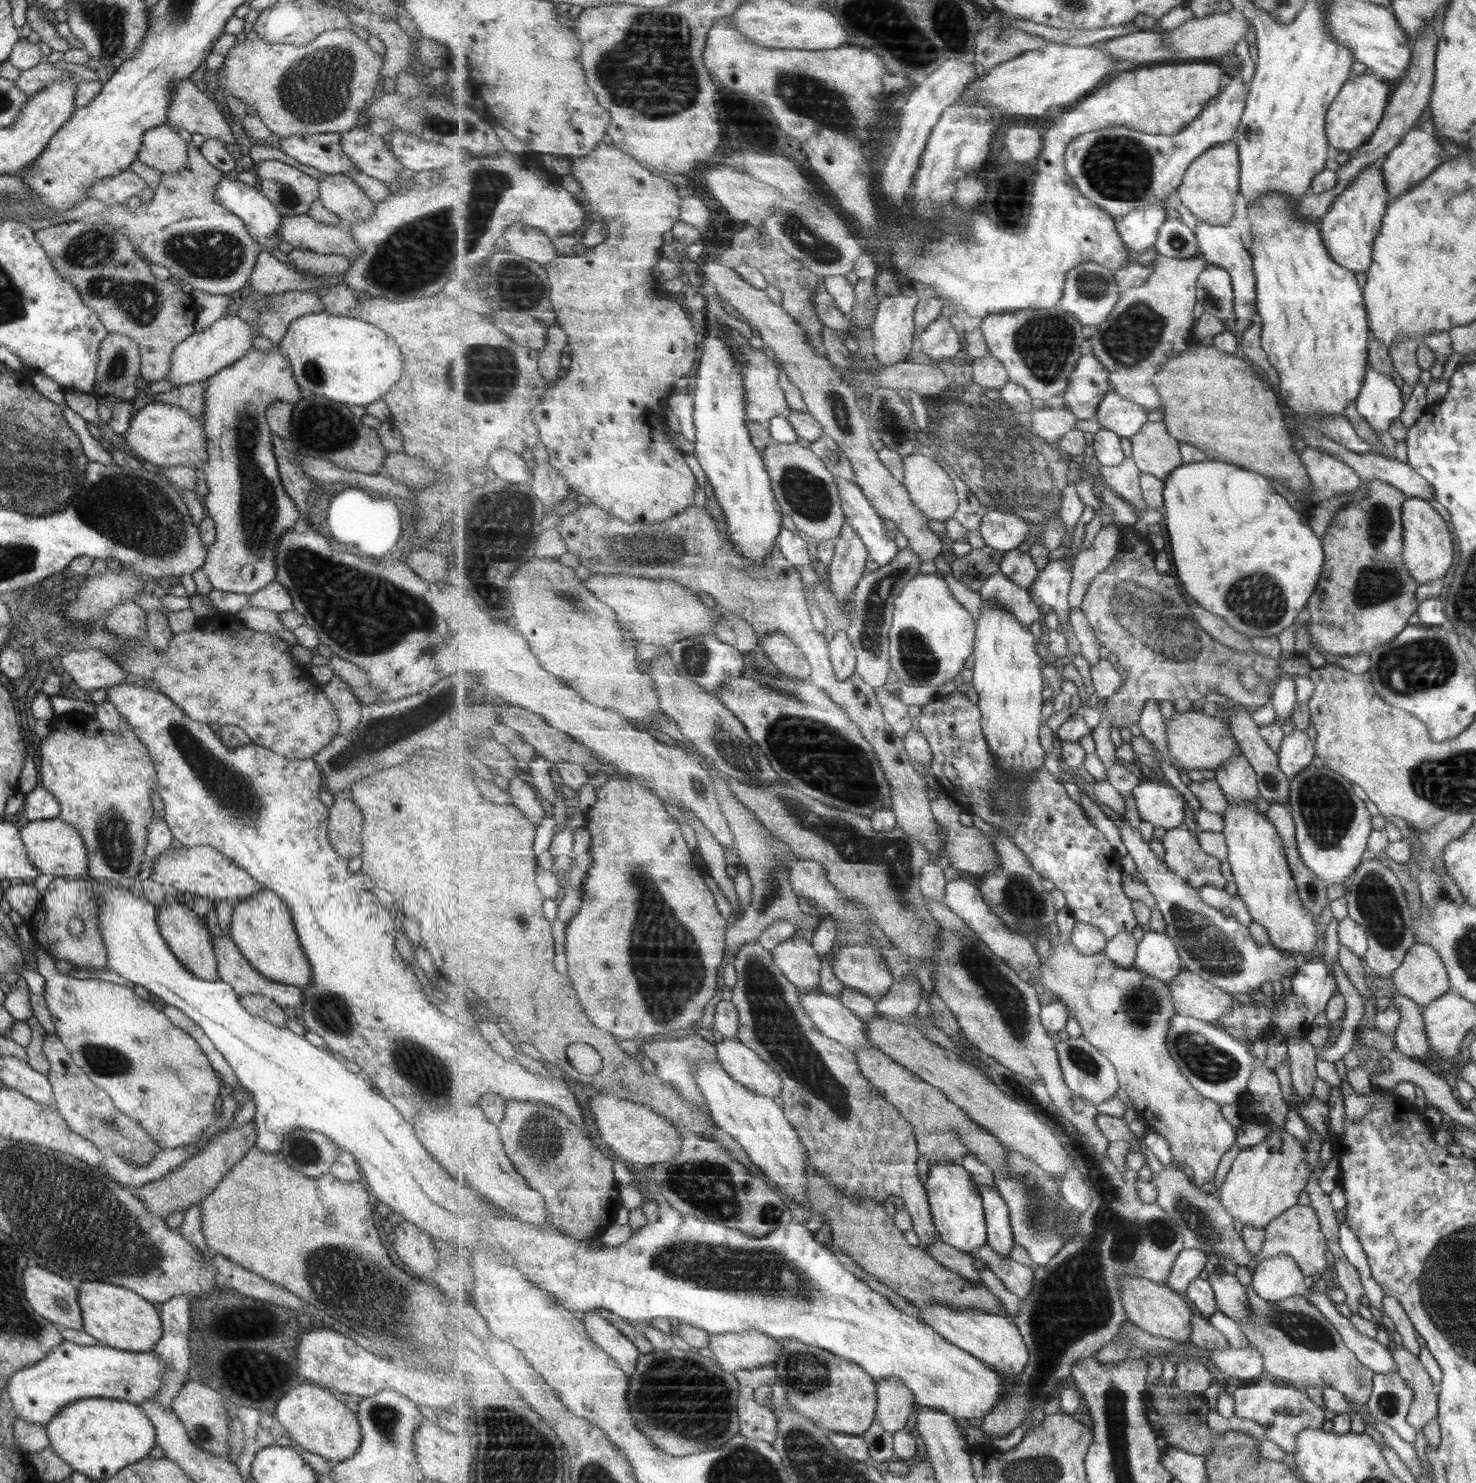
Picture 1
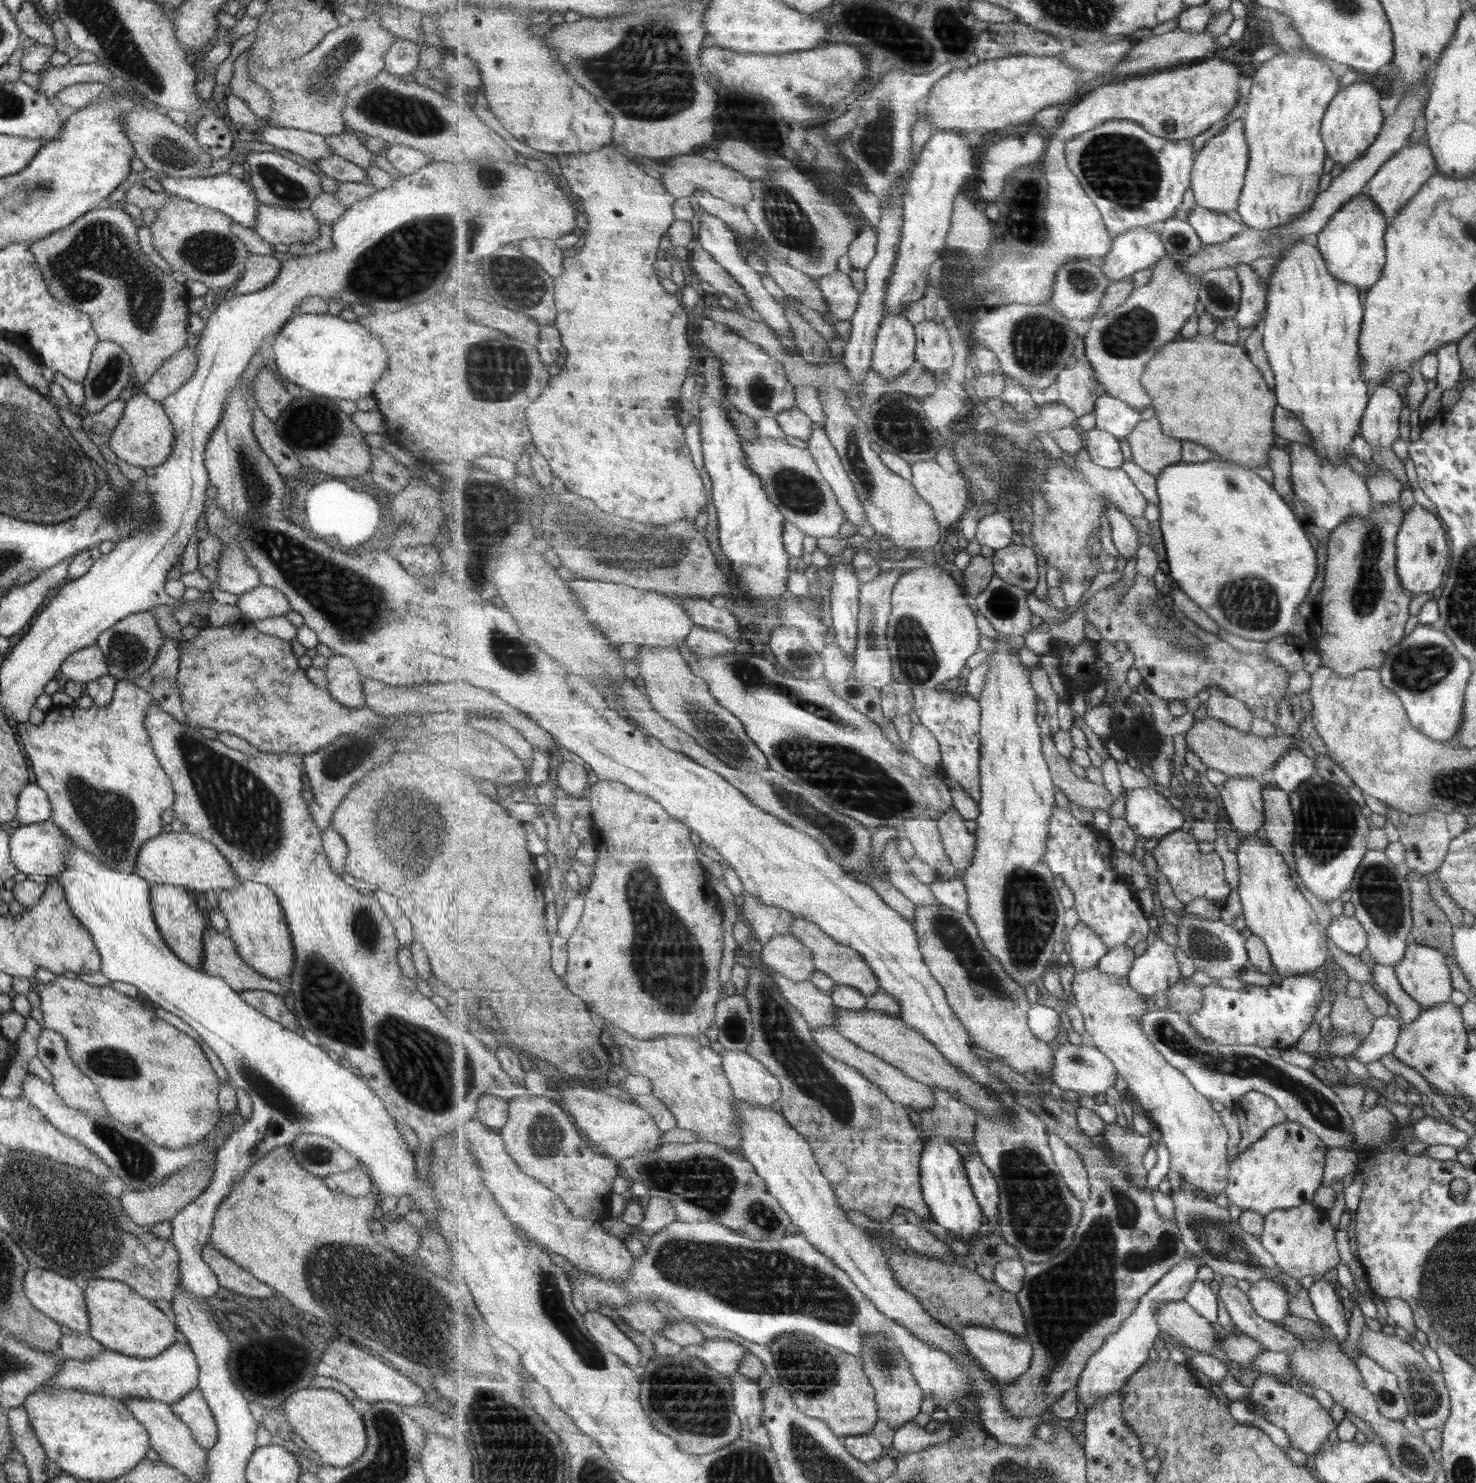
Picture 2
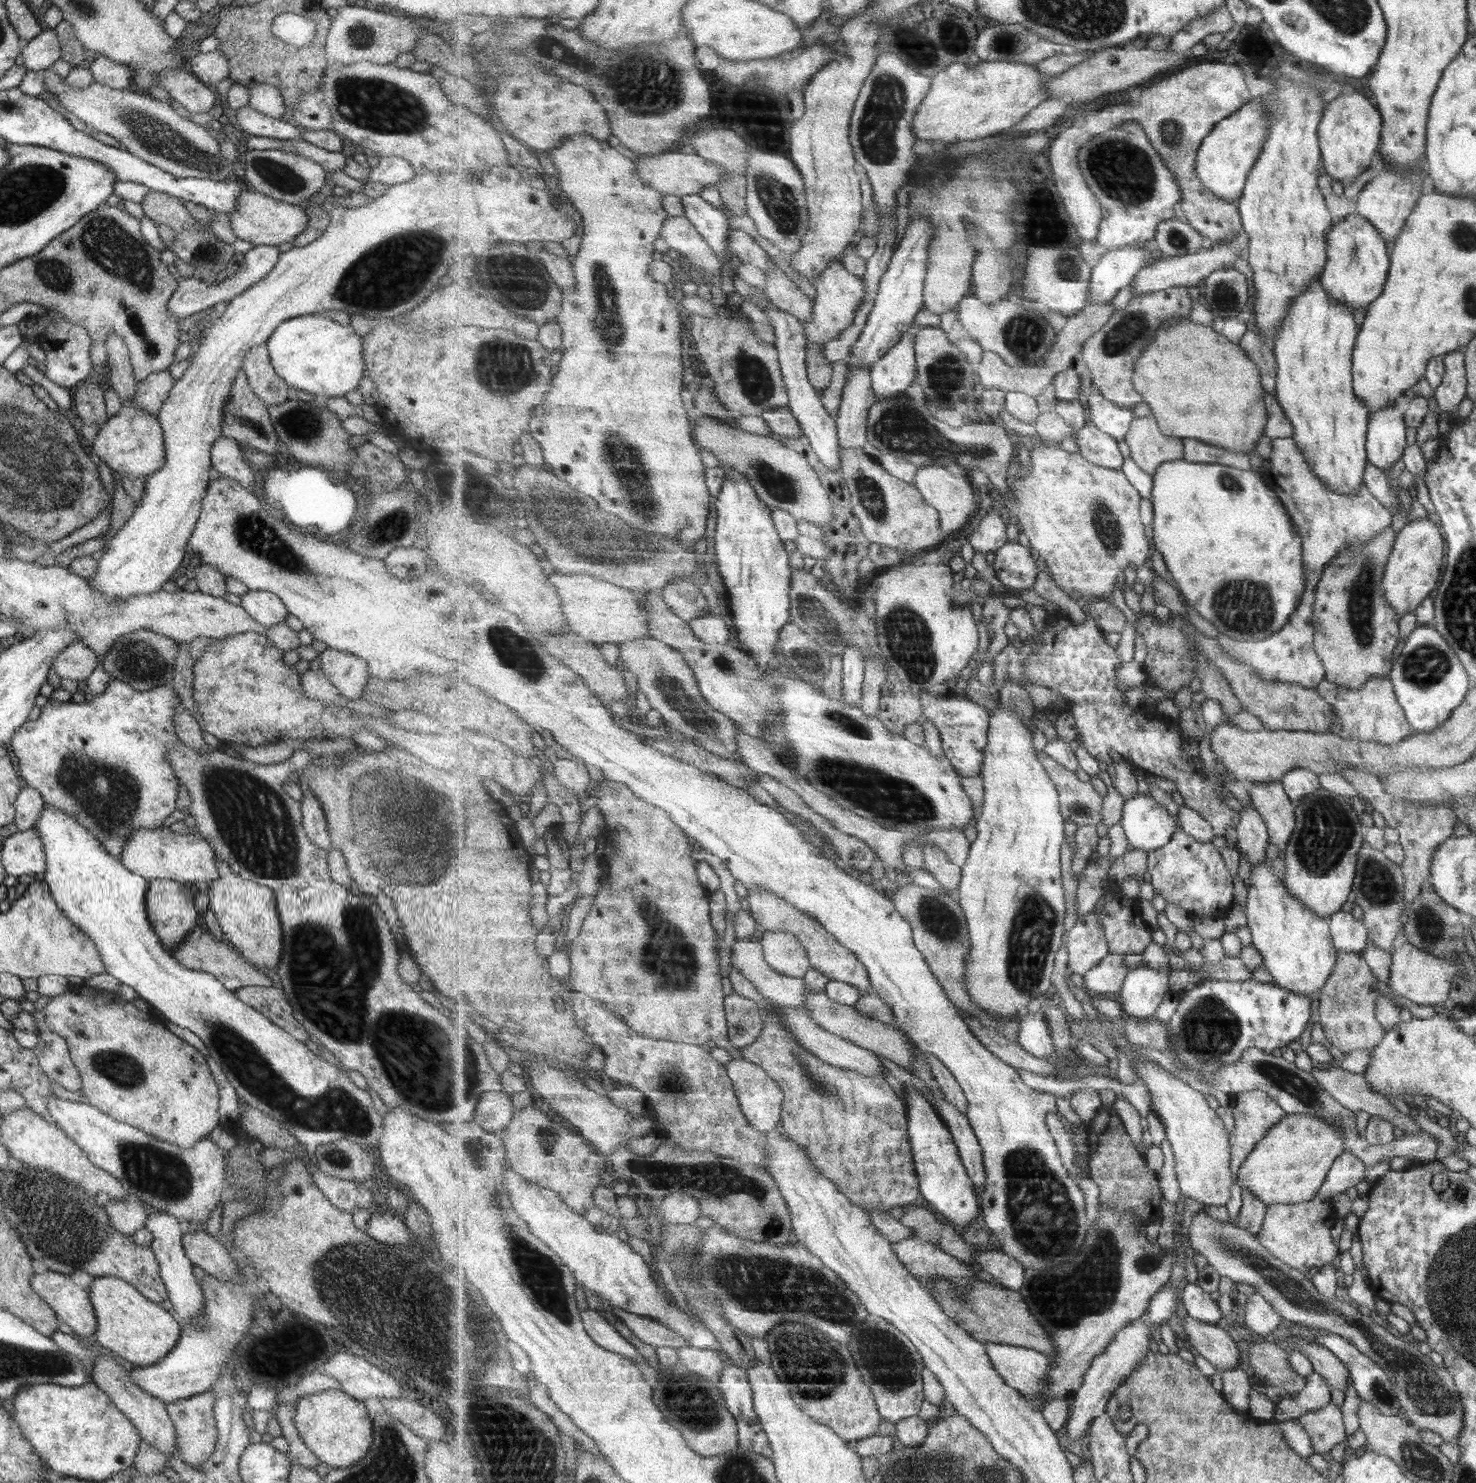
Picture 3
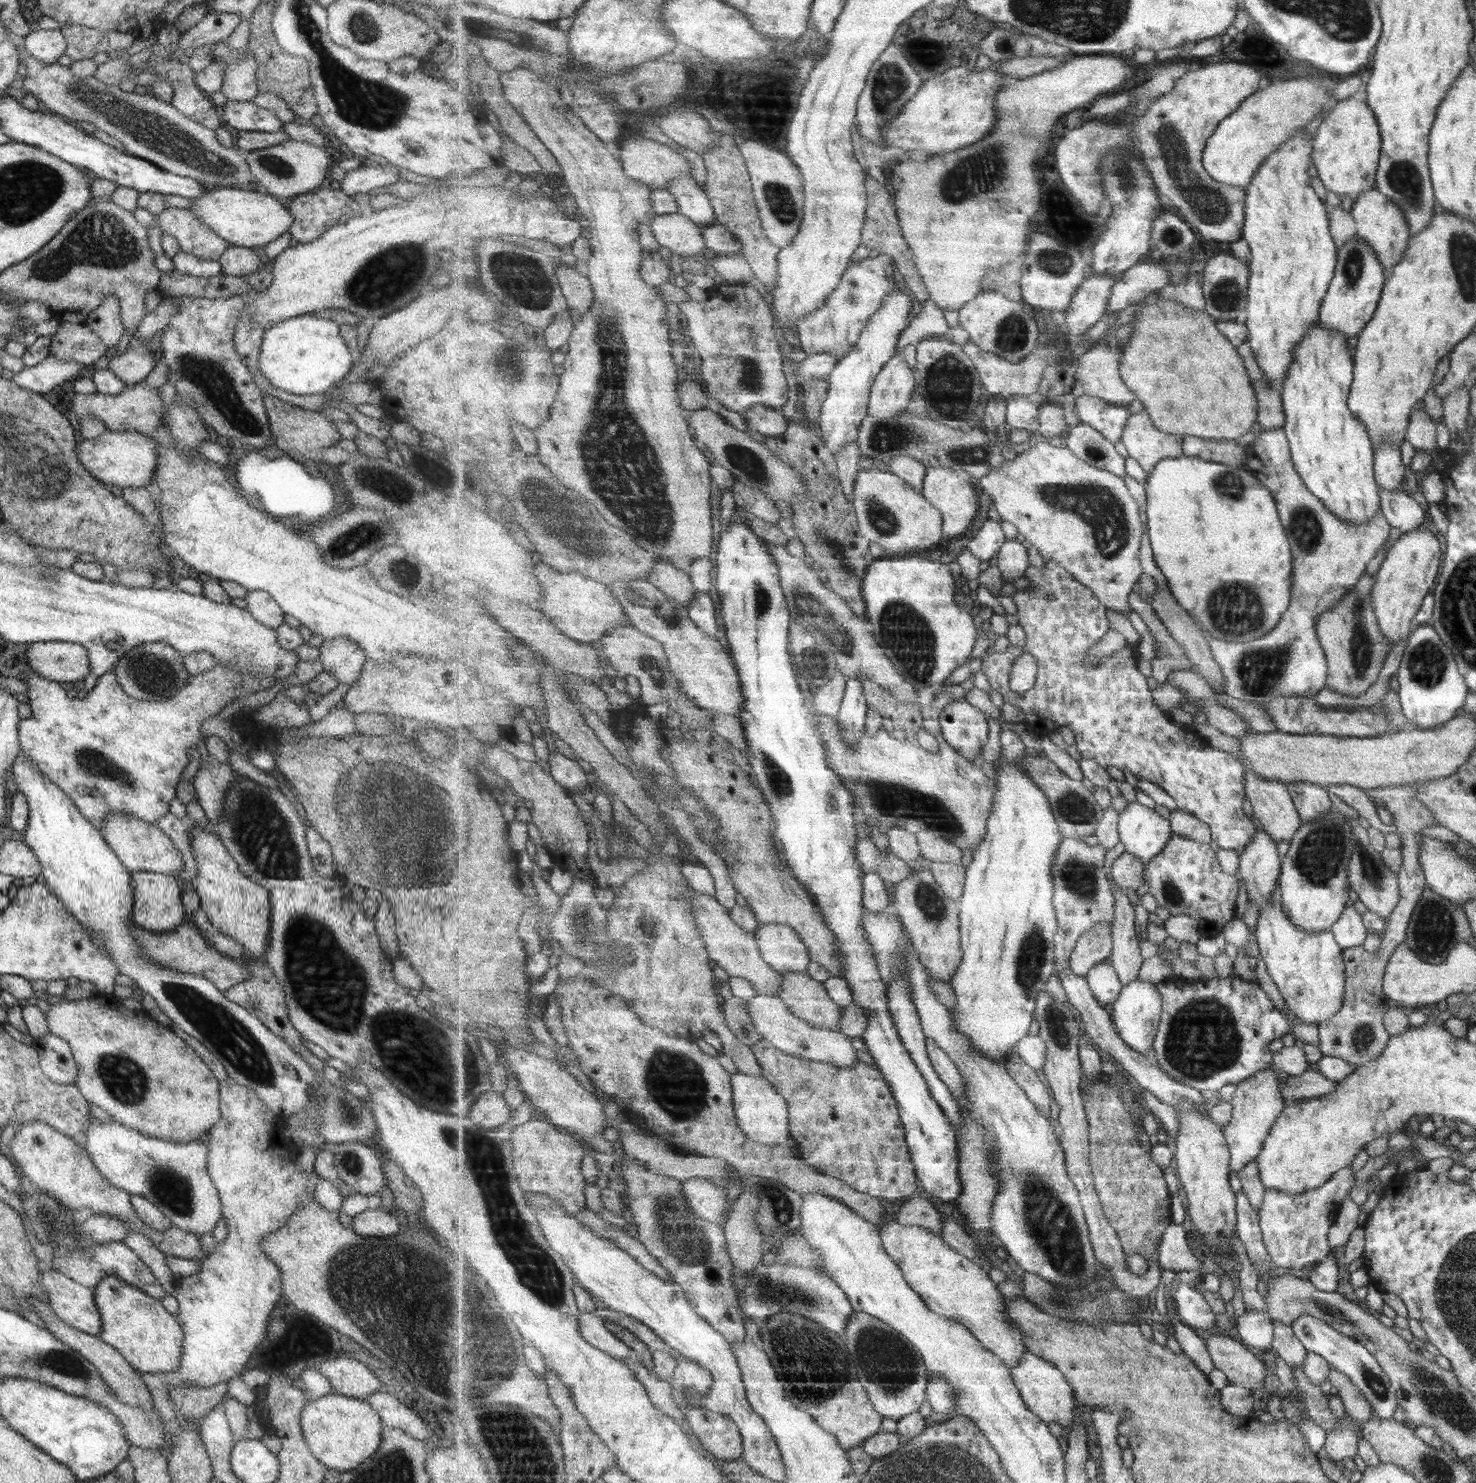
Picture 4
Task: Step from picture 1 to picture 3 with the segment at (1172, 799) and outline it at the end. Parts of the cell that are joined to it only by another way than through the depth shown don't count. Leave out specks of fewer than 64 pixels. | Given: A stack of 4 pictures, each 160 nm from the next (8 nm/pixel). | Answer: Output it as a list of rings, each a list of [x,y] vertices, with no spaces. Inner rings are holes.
[[[1137,794],[1137,796],[1127,800],[1121,823],[1129,839],[1131,849],[1143,850],[1147,854],[1169,845],[1173,835],[1179,830],[1177,816],[1171,816],[1151,795]]]

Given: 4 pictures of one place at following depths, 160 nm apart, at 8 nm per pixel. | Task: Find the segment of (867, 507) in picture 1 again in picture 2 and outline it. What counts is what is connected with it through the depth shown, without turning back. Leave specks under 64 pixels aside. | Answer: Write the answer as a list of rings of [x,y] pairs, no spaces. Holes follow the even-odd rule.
[[[815,422],[813,434],[808,441],[808,450],[820,466],[821,474],[835,491],[840,506],[844,508],[846,520],[859,528],[869,523],[867,513],[865,513],[865,505],[861,503],[854,482],[845,470],[841,457],[829,440],[825,428],[821,428]]]

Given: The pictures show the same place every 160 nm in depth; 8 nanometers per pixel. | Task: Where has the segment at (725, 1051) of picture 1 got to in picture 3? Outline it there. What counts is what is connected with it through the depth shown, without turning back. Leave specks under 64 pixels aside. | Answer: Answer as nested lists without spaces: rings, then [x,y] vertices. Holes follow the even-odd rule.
[[[743,1056],[732,1058],[728,1064],[728,1075],[732,1078],[741,1108],[745,1116],[757,1131],[765,1134],[777,1128],[777,1124],[782,1122],[782,1112],[784,1105],[784,1091],[779,1083],[774,1079],[764,1067],[757,1063],[749,1062]]]

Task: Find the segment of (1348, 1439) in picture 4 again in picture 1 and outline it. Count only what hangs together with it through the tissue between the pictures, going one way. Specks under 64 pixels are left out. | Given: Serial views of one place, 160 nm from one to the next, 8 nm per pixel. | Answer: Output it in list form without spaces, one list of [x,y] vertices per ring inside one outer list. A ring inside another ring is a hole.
[[[1262,1375],[1255,1384],[1241,1383],[1232,1394],[1236,1416],[1257,1422],[1265,1429],[1265,1438],[1274,1442],[1286,1454],[1295,1452],[1296,1436],[1304,1428],[1321,1428],[1323,1410],[1309,1400],[1305,1392],[1291,1387],[1274,1386],[1268,1376]]]

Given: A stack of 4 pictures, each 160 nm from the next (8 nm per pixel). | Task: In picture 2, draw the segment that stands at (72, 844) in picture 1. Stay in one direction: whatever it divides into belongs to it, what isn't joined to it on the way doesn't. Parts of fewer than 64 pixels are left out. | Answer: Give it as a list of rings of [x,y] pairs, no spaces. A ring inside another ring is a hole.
[[[50,820],[19,825],[9,836],[9,859],[17,873],[45,880],[55,878],[63,871],[63,860],[67,856],[67,840],[62,831]]]

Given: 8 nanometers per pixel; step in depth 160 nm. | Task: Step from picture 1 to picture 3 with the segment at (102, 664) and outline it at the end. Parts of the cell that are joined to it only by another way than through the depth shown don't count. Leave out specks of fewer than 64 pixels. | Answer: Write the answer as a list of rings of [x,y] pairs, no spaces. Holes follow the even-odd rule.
[[[73,642],[71,646],[65,646],[63,652],[59,652],[59,656],[53,658],[50,670],[59,678],[77,681],[85,680],[97,665],[93,651],[81,642]]]

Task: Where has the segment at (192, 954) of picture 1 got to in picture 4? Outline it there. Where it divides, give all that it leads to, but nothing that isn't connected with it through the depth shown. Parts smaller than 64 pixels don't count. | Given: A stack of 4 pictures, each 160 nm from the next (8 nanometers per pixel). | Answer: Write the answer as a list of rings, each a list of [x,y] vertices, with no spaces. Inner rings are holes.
[[[149,872],[131,873],[131,919],[133,924],[152,933],[166,933],[182,924],[184,910],[179,901],[181,889],[176,878]]]

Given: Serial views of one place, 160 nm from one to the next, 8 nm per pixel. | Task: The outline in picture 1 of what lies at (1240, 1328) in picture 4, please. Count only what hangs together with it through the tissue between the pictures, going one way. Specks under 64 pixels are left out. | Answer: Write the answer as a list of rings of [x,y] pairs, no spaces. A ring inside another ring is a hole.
[[[1286,1254],[1260,1259],[1251,1274],[1250,1287],[1261,1298],[1275,1302],[1305,1294],[1302,1272],[1296,1262]]]

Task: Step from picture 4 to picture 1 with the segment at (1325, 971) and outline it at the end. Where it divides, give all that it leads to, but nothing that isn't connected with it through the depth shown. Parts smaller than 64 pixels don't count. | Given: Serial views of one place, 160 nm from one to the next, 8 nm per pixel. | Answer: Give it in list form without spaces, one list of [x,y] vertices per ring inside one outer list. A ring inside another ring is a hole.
[[[1230,802],[1223,814],[1227,839],[1228,863],[1232,869],[1238,894],[1245,901],[1251,921],[1265,928],[1268,940],[1284,952],[1295,952],[1301,960],[1315,952],[1316,936],[1320,934],[1314,917],[1305,910],[1296,892],[1296,882],[1288,868],[1283,840],[1267,815],[1261,815],[1255,803],[1237,806]]]

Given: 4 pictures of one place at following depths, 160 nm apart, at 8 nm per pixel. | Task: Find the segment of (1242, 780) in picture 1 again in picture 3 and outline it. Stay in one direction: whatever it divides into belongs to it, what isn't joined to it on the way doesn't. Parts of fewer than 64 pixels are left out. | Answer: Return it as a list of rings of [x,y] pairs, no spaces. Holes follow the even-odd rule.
[[[1251,805],[1242,806],[1240,823],[1235,830],[1238,834],[1236,849],[1243,853],[1249,865],[1257,865],[1265,859],[1268,844],[1267,827],[1259,811]]]

